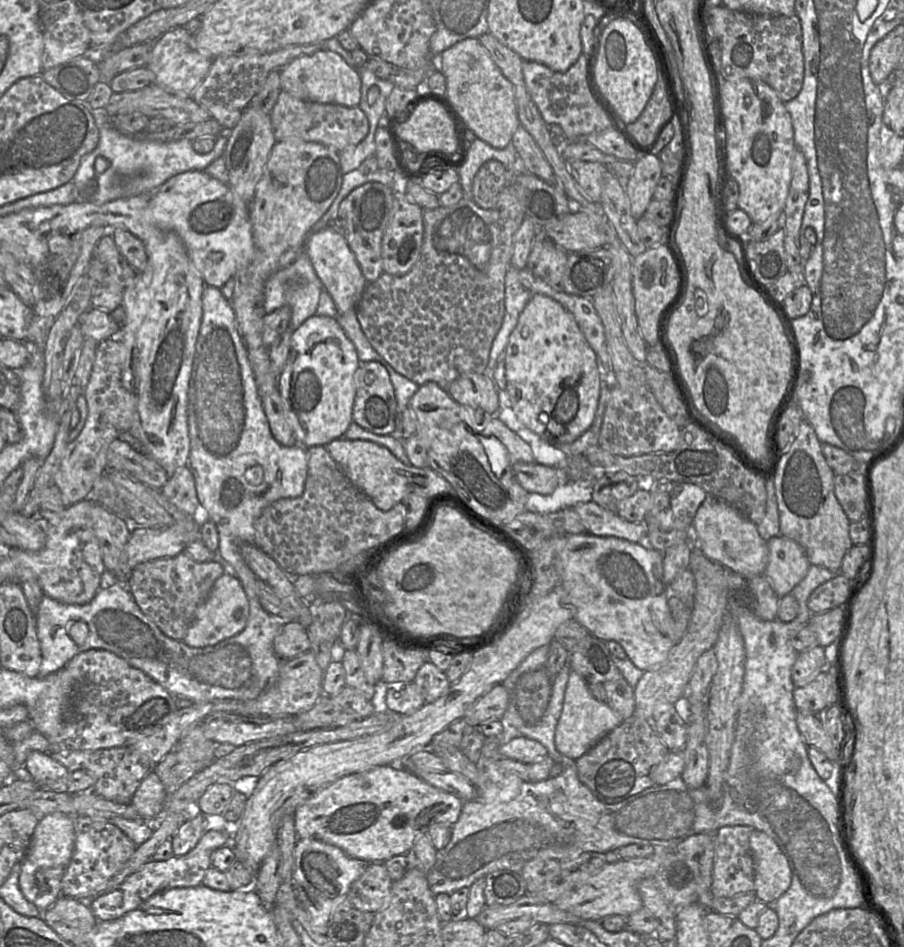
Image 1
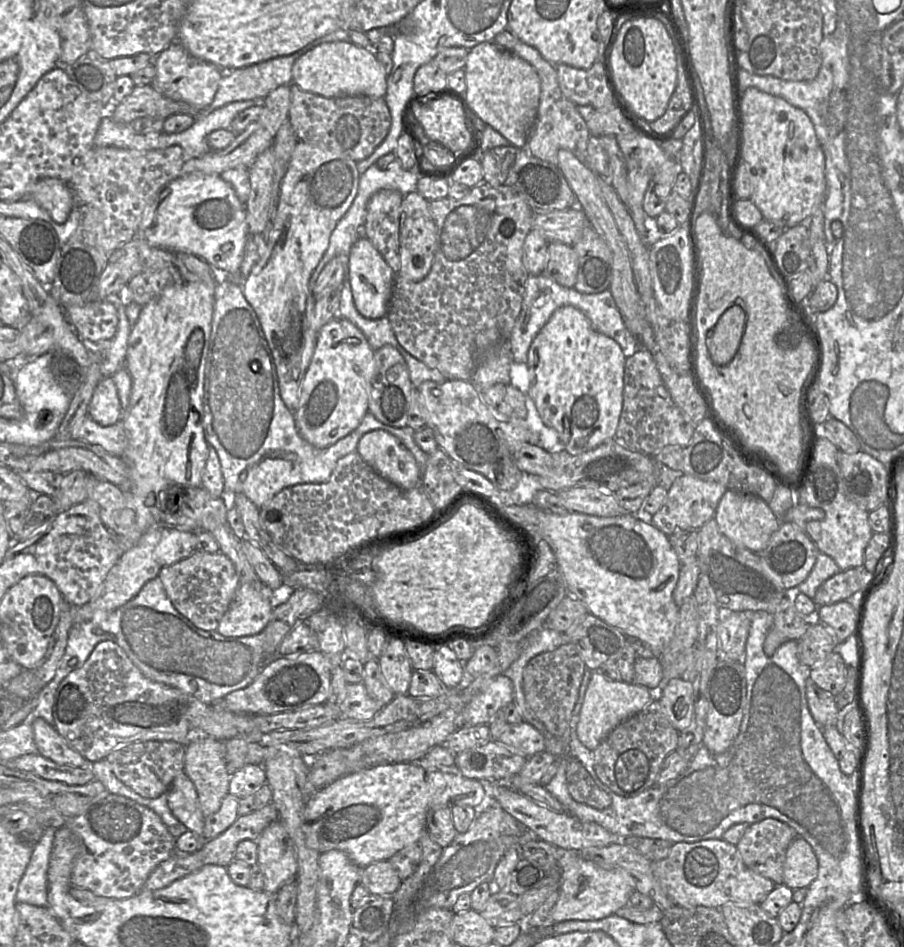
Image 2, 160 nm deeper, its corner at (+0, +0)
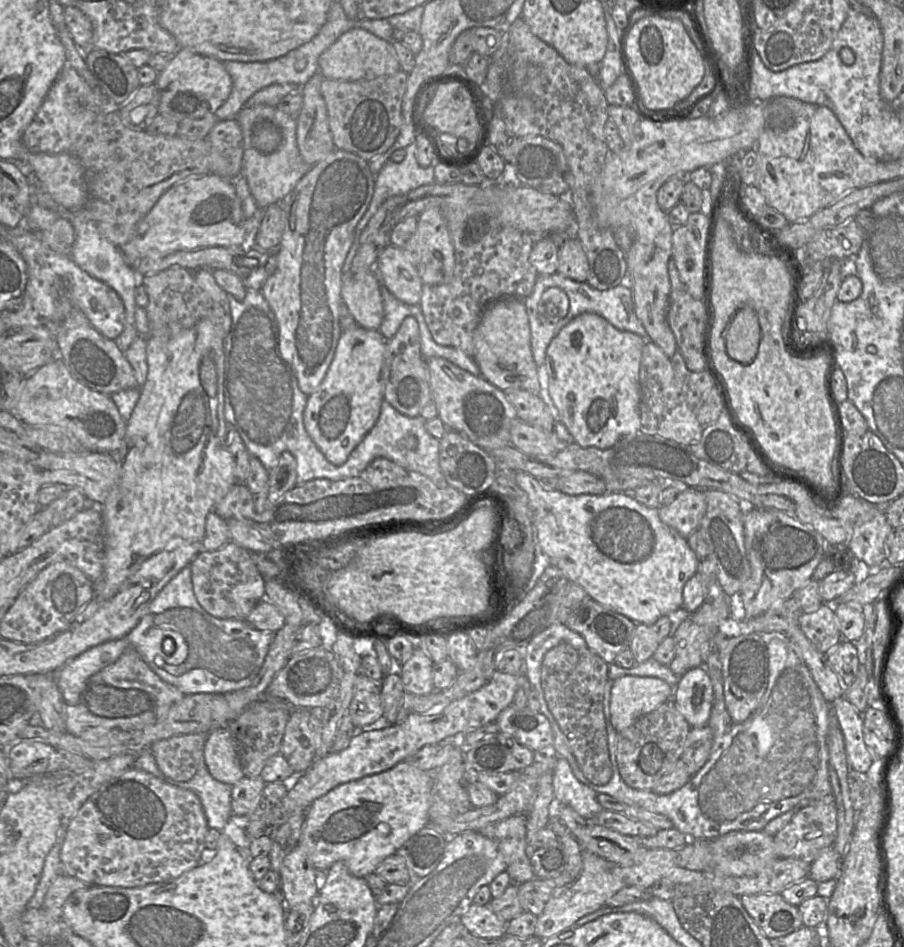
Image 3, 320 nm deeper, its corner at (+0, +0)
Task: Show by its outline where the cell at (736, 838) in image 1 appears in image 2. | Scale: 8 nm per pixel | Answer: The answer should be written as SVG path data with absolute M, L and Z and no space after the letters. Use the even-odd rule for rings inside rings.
M767 818L750 824L736 847L749 869L780 885L786 851L797 837L796 831L788 824Z

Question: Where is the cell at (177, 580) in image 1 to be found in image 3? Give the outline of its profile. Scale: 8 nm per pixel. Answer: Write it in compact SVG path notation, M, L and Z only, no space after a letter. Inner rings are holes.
M229 541L214 551L202 551L189 564L193 591L198 603L210 615L220 619L245 619L251 610L264 599L265 580L255 565L251 553Z

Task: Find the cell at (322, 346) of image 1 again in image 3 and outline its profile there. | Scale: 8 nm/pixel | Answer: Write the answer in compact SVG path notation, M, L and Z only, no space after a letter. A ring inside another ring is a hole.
M356 327L343 330L339 338L334 358L320 386L308 396L304 411L304 426L326 459L341 465L354 448L375 425L383 403L383 366L386 339L378 330Z

